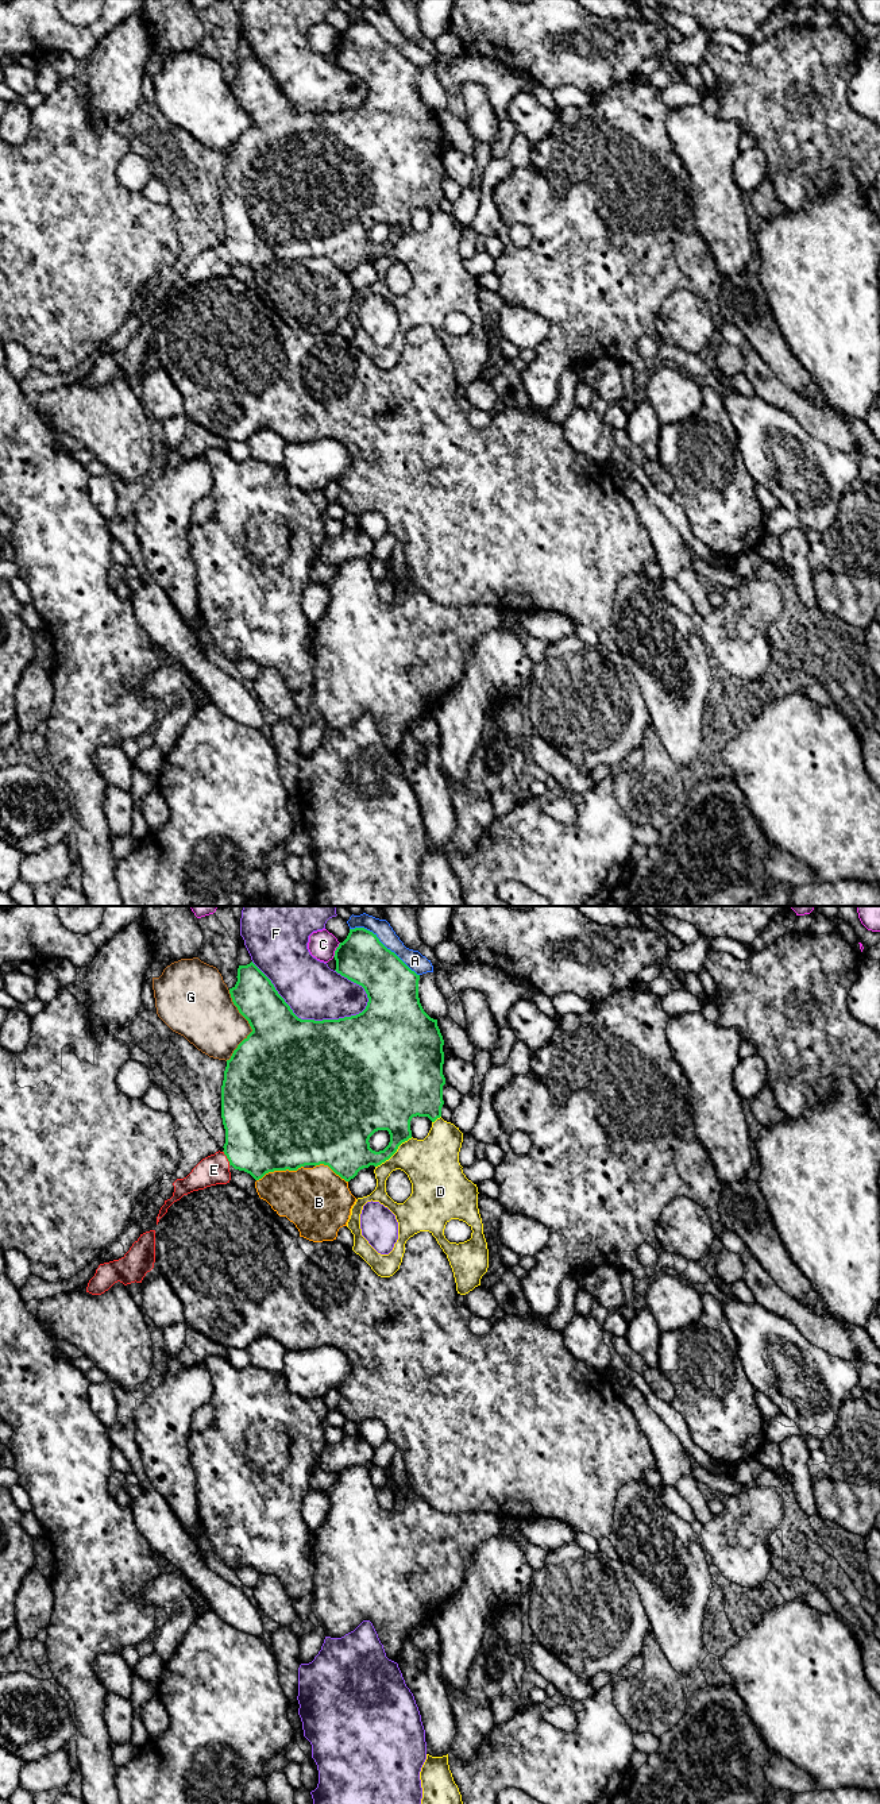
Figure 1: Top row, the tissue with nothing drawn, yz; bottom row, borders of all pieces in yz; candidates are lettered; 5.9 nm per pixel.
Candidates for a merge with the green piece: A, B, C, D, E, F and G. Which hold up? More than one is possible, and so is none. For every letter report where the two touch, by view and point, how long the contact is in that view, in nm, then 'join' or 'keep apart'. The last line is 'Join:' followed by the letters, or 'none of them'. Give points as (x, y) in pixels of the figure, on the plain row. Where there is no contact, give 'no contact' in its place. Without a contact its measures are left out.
A: meets green in yz at (383, 38); contact 500 nm long; keep apart
B: meets green in yz at (280, 262); contact 300 nm long; keep apart
C: meets green in yz at (336, 42); contact 100 nm long; keep apart
D: meets green in yz at (394, 245); contact 280 nm long; keep apart
E: meets green in yz at (227, 250); contact 100 nm long; join
F: meets green in yz at (305, 112); contact 750 nm long; keep apart
G: meets green in yz at (250, 118); contact 420 nm long; keep apart
Join: E

